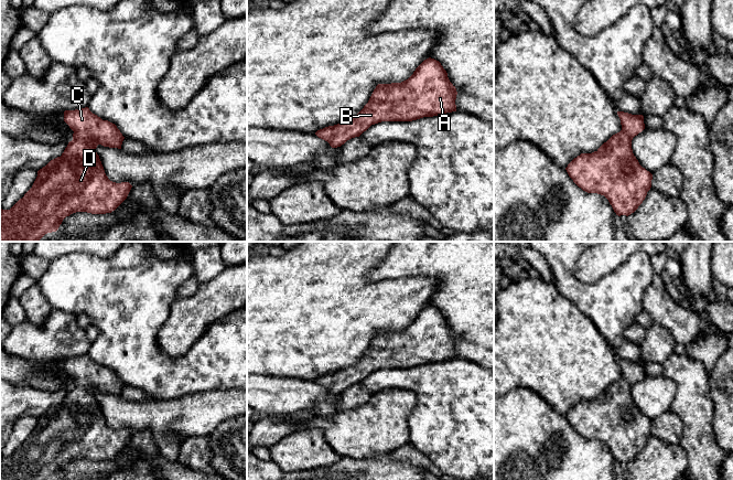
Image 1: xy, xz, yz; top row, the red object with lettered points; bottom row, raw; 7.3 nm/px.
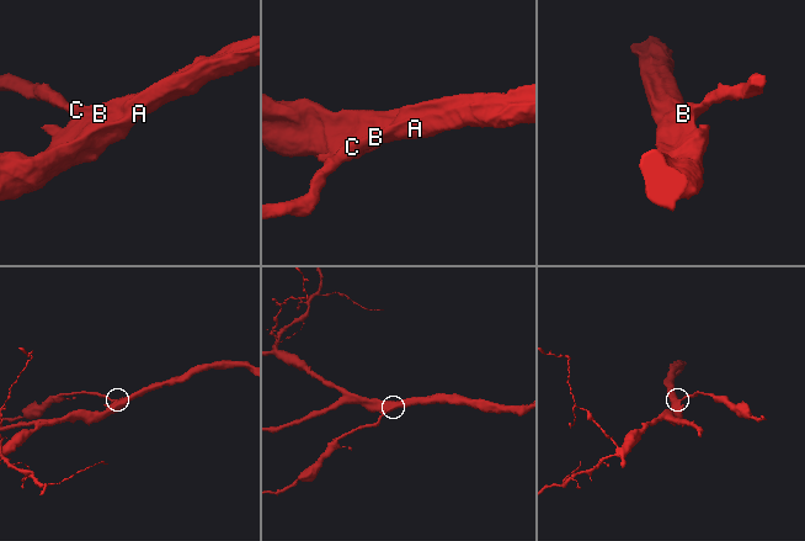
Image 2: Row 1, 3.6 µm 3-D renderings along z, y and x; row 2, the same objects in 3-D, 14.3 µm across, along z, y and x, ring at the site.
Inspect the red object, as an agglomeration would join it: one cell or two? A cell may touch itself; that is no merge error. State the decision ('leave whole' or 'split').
leave whole

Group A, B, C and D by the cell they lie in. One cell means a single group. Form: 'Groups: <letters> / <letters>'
Groups: A B C D

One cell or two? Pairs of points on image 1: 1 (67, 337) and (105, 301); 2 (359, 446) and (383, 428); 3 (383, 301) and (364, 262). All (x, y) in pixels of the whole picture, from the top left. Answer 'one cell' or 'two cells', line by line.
1: two cells
2: one cell
3: one cell

